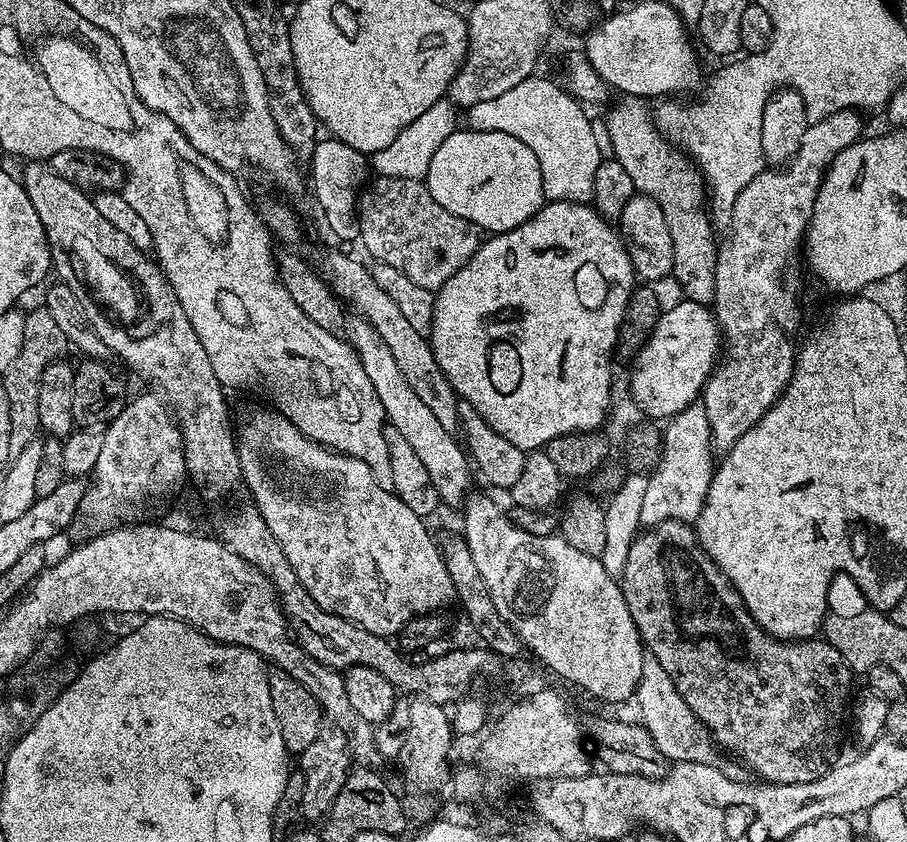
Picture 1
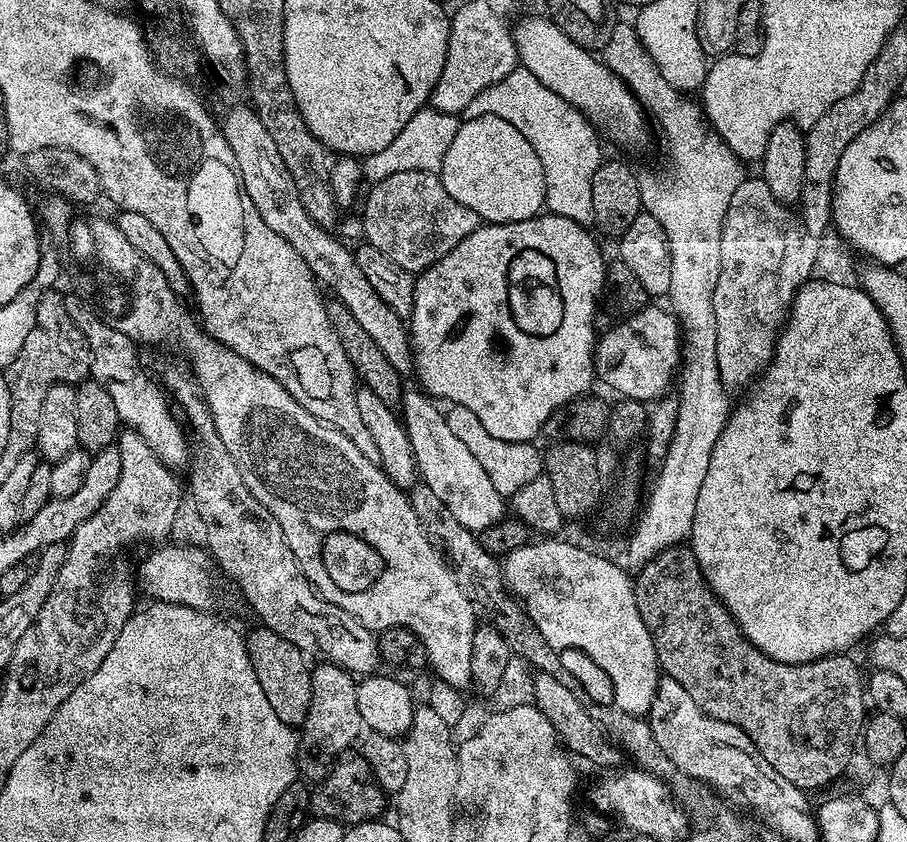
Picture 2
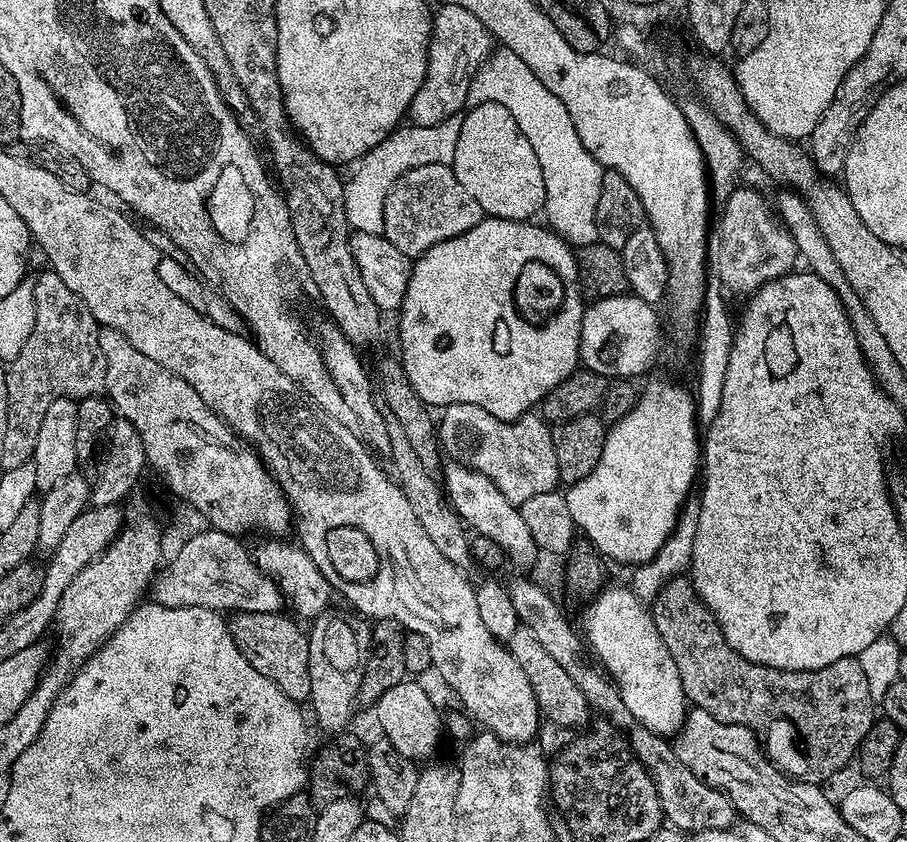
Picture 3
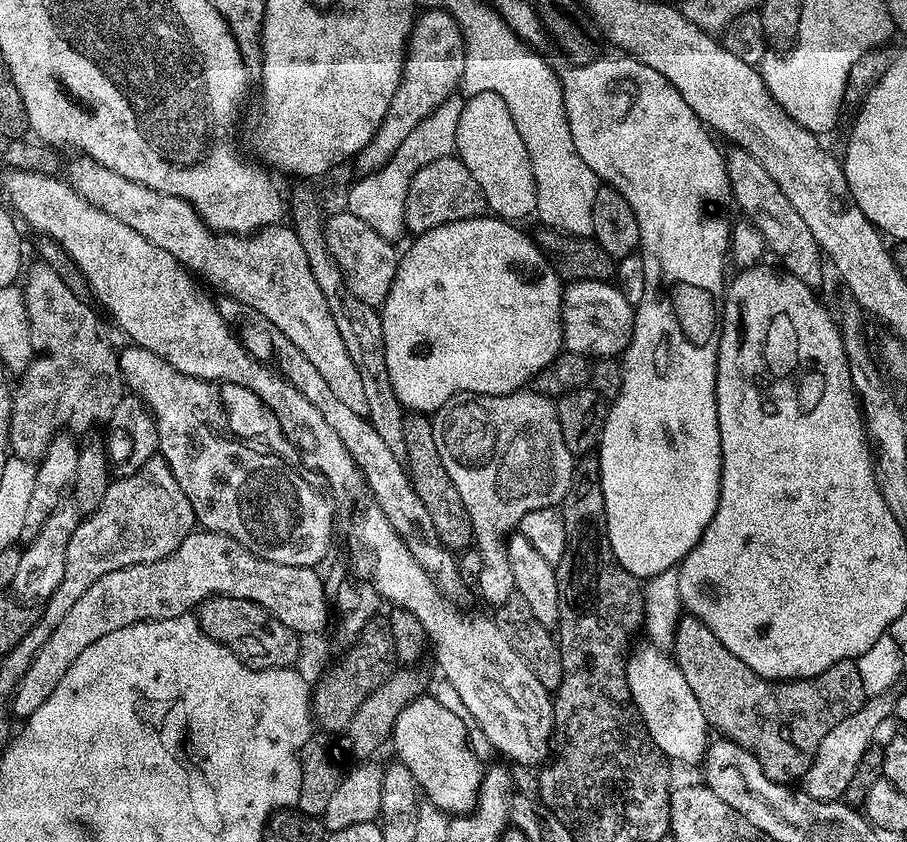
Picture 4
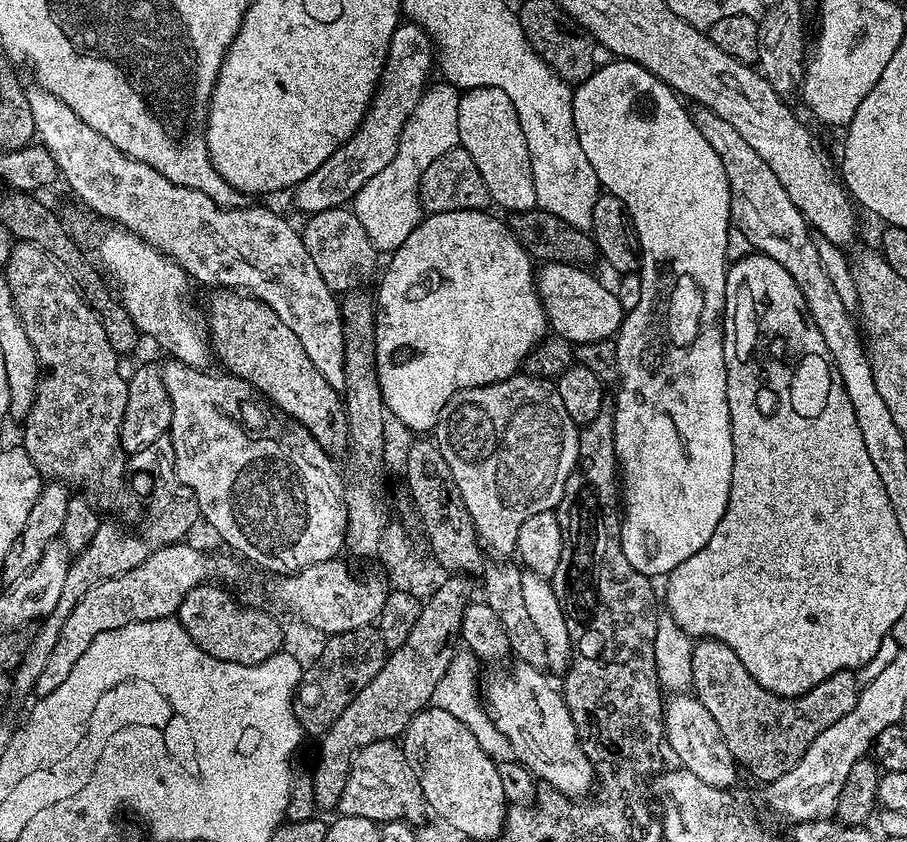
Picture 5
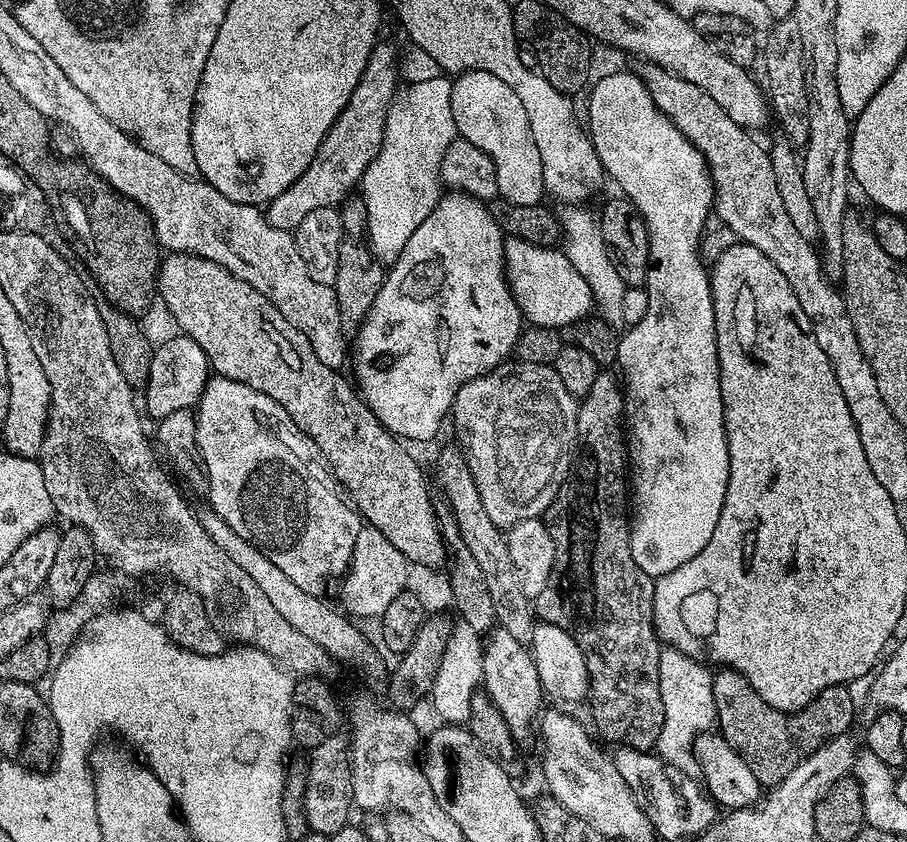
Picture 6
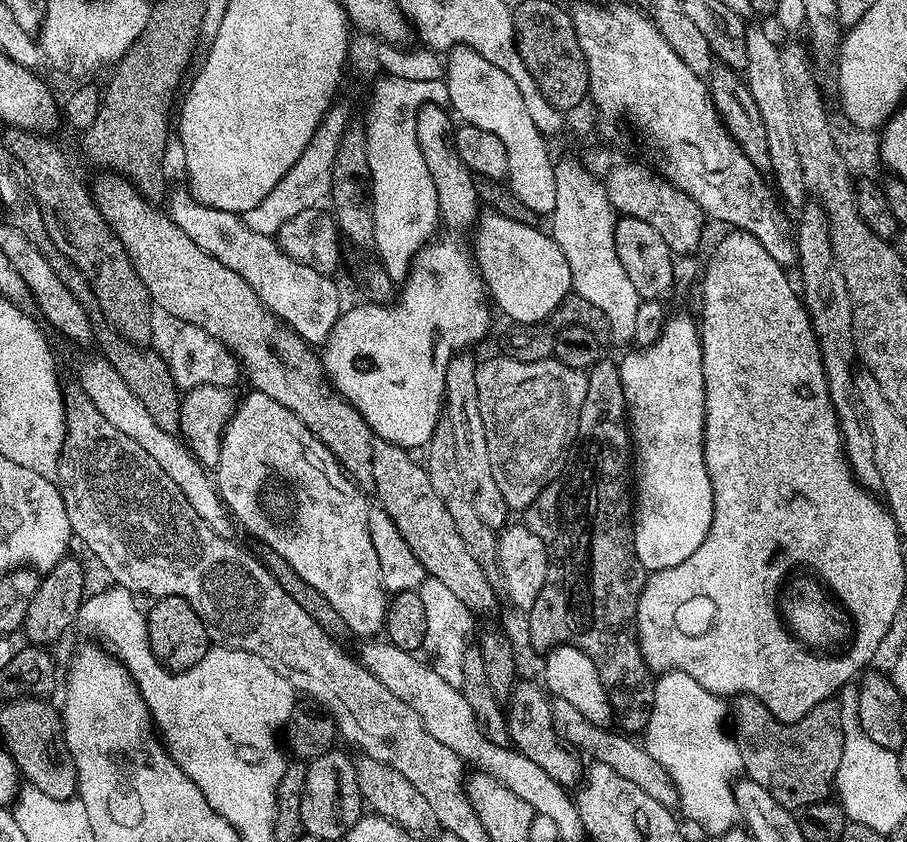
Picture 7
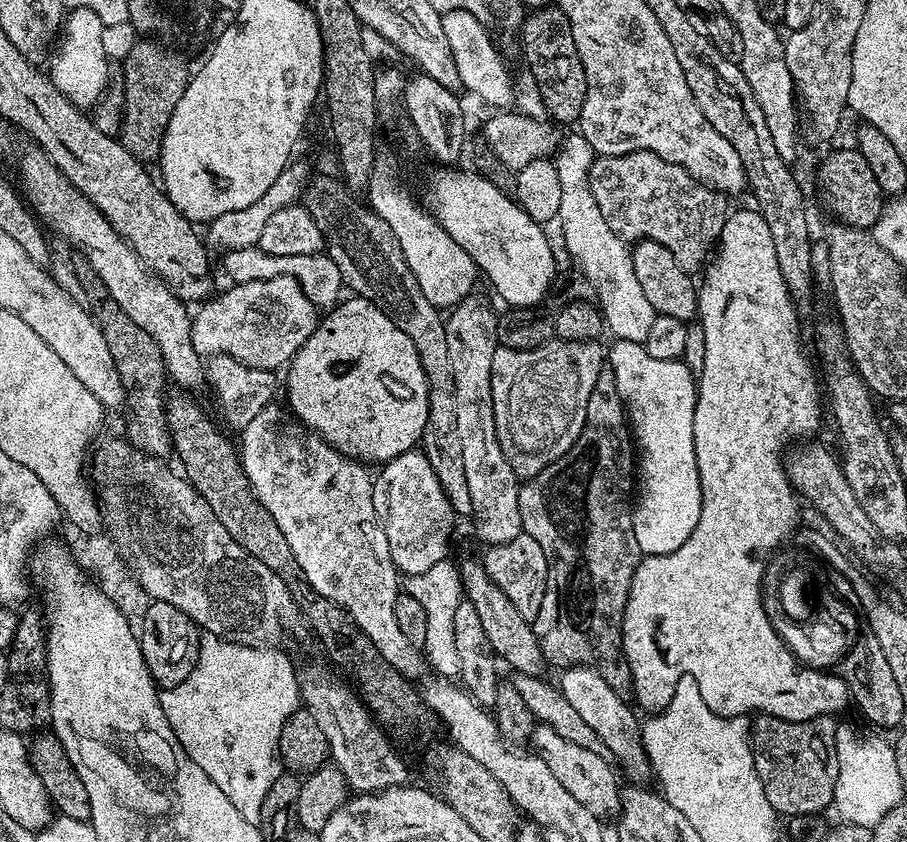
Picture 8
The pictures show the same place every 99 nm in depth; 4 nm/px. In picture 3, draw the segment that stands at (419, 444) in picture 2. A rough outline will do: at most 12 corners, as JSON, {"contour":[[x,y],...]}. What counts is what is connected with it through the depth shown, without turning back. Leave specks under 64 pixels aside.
{"contour":[[443,465],[449,504],[475,535],[528,564],[538,549],[519,507],[484,474]]}

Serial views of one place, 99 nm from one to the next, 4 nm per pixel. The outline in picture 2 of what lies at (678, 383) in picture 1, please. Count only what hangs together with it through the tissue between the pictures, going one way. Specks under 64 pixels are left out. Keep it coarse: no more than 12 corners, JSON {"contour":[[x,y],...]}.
{"contour":[[667,307],[625,315],[596,341],[596,380],[656,400],[682,359]]}

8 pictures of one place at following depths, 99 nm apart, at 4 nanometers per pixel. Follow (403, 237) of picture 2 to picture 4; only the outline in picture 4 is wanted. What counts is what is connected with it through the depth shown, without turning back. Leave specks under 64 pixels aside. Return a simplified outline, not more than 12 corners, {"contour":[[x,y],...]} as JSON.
{"contour":[[453,154],[422,166],[404,227],[419,234],[483,216],[474,174]]}

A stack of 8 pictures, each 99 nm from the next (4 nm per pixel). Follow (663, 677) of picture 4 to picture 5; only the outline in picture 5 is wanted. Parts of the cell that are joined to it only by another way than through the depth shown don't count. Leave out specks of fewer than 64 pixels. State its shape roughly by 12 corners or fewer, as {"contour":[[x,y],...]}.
{"contour":[[695,695],[664,705],[667,747],[706,786],[731,789],[738,765]]}

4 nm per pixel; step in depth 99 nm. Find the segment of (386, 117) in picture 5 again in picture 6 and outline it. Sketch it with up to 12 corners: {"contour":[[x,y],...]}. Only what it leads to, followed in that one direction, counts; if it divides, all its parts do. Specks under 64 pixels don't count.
{"contour":[[377,42],[310,166],[267,205],[295,233],[343,204],[382,146],[398,55]]}

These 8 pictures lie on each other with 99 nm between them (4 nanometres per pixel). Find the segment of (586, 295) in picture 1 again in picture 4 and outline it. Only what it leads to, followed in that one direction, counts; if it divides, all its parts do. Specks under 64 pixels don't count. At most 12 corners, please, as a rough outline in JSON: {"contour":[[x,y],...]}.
{"contour":[[492,214],[399,257],[379,309],[412,414],[521,391],[562,277]]}

